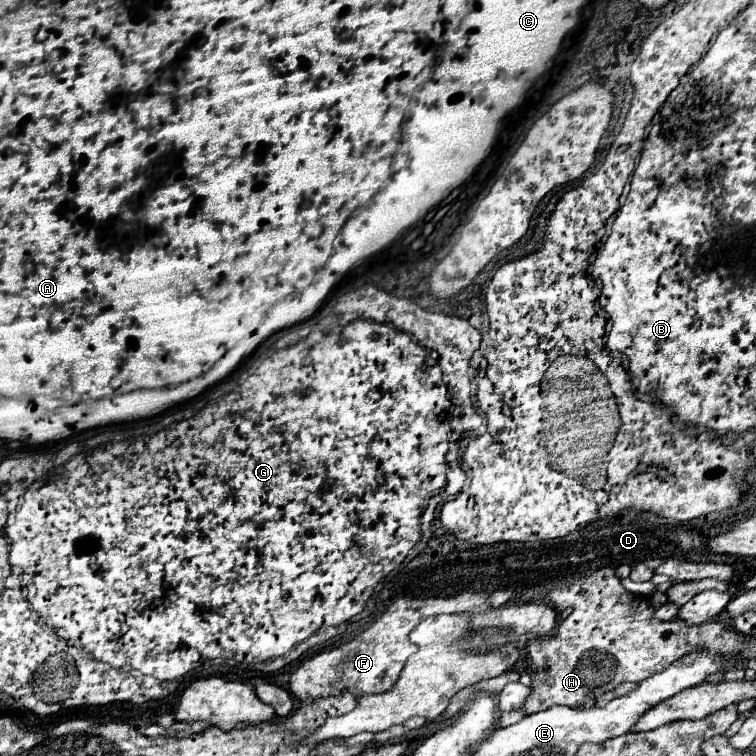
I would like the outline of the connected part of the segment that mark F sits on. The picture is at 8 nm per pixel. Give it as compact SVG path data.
M466 591L454 597L432 597L432 599L412 599L398 597L394 599L386 611L374 619L374 623L358 633L352 641L316 653L314 657L300 663L300 667L290 675L290 693L302 701L310 703L316 697L338 695L342 689L348 689L356 697L362 693L384 693L388 691L406 659L414 653L414 645L408 641L408 633L426 617L440 613L482 613L490 609L490 593L488 591Z

